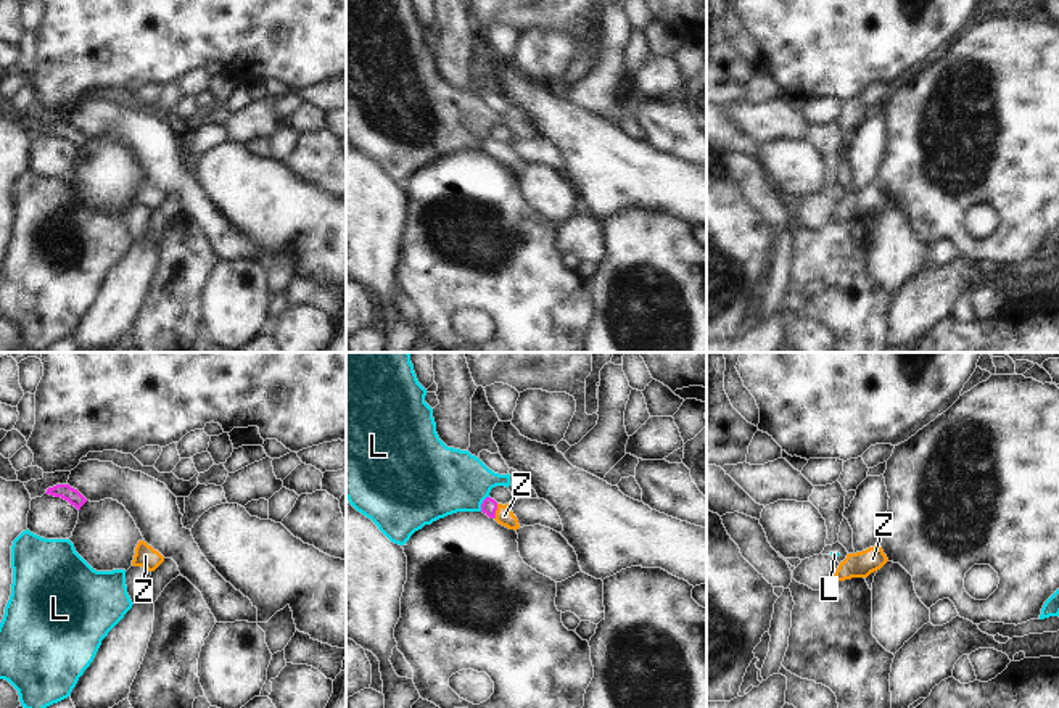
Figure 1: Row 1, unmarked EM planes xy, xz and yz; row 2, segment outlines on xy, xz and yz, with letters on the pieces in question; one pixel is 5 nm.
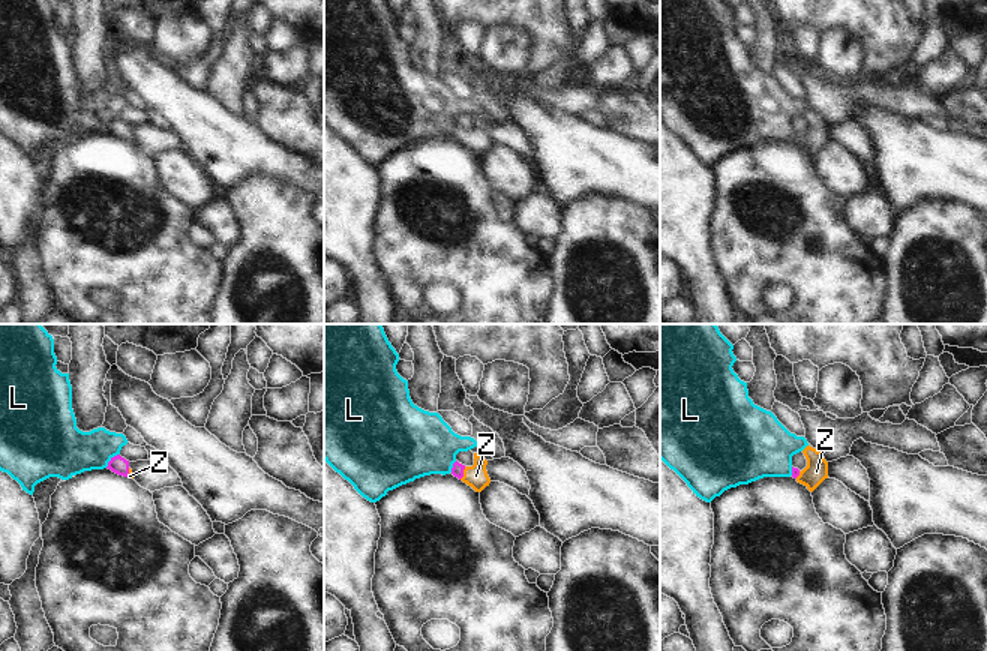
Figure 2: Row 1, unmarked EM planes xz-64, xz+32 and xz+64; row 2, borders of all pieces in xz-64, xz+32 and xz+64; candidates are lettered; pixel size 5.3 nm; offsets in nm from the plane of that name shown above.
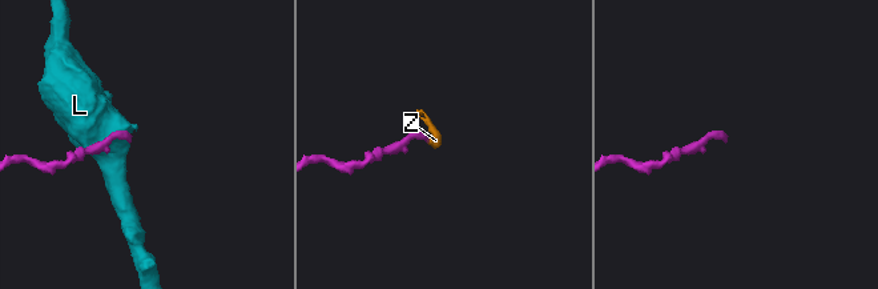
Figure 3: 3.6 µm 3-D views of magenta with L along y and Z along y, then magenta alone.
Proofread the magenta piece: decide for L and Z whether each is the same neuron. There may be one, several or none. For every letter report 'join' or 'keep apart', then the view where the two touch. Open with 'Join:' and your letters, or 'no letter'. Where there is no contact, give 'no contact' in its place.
Join: Z
L: keep apart; contact in xz
Z: join; contact in xz

